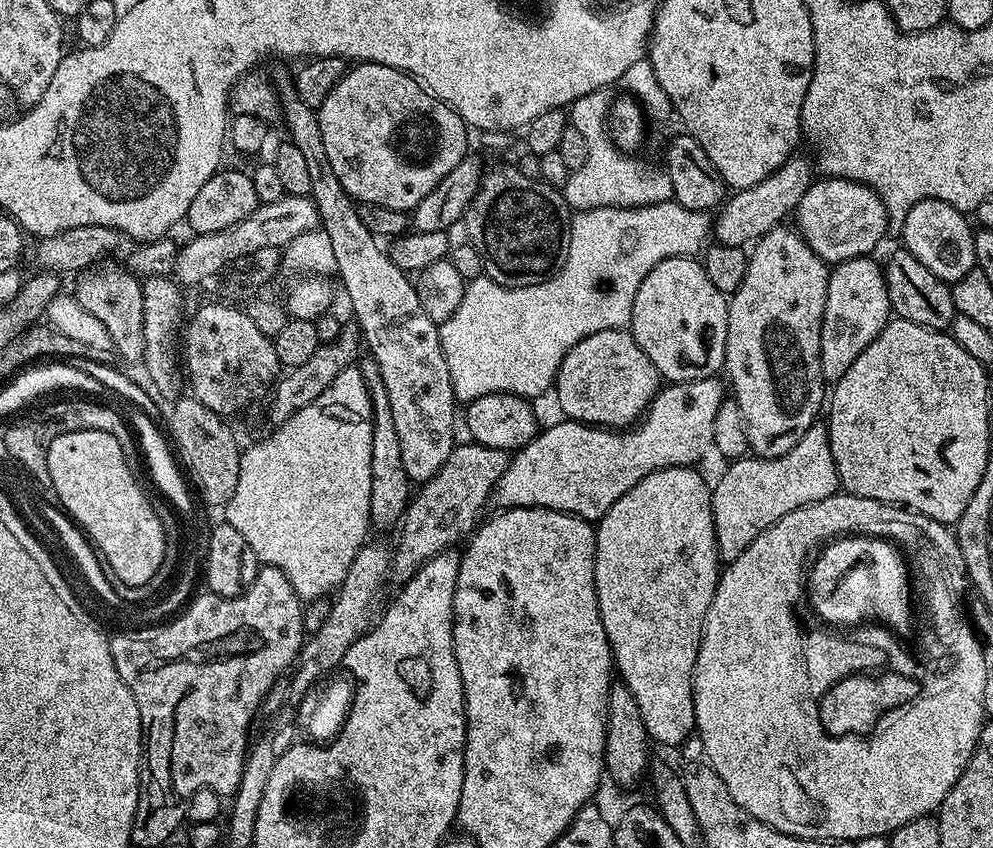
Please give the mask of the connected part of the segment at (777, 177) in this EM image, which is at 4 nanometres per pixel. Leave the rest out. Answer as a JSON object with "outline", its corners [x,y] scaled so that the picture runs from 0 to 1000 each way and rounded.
{"outline":[[[799,182],[788,197],[779,200],[779,205],[767,210],[767,215],[738,225],[730,235],[719,255],[719,278],[724,287],[749,292],[777,269],[787,268],[793,261],[790,258],[801,251],[804,238],[808,238],[808,229],[812,229],[820,211],[819,190],[813,183],[806,183]]]}

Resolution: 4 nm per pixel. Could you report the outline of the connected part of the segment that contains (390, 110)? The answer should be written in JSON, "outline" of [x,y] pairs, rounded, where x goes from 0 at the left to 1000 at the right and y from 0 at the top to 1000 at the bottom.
{"outline":[[[363,73],[351,79],[336,106],[328,111],[328,120],[324,120],[320,136],[328,186],[332,186],[340,215],[344,215],[350,230],[363,241],[380,241],[411,250],[419,245],[472,178],[473,152],[465,138],[436,113],[419,91],[393,78]]]}

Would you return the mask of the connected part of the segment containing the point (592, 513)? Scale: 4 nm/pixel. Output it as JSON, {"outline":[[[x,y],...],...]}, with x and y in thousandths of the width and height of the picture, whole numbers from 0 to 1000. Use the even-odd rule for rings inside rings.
{"outline":[[[721,443],[710,448],[696,448],[686,453],[674,452],[666,456],[657,471],[657,478],[644,496],[631,507],[606,505],[599,500],[587,500],[581,495],[564,493],[561,500],[552,506],[541,508],[540,515],[513,541],[506,564],[502,564],[499,577],[495,579],[494,593],[501,600],[510,599],[553,599],[559,604],[573,604],[576,608],[585,608],[587,613],[602,616],[647,564],[659,559],[668,552],[692,552],[704,548],[704,542],[719,525],[719,493],[723,489],[723,479],[731,469],[731,458],[724,453]]]}

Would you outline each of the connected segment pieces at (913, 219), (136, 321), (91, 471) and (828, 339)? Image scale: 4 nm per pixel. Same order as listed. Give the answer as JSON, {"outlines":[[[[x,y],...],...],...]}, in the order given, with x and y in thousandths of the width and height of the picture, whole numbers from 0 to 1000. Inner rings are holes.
{"outlines":[[[[948,236],[924,238],[918,244],[916,252],[912,252],[908,275],[909,291],[920,304],[924,304],[924,309],[928,309],[933,318],[945,323],[945,328],[958,337],[965,328],[973,328],[973,323],[977,323],[977,318],[983,315],[983,274],[977,259],[975,265],[975,259],[972,251]]],[[[101,309],[76,327],[75,348],[81,357],[111,394],[113,410],[125,425],[144,426],[145,422],[145,381],[143,380],[143,351],[145,340],[142,331],[129,320],[128,315],[113,309]]],[[[88,505],[67,509],[50,521],[48,532],[51,579],[60,588],[59,598],[84,624],[95,643],[104,664],[129,691],[143,691],[155,680],[164,663],[165,632],[163,619],[152,600],[148,585],[138,574],[136,560],[131,557],[129,539],[123,526],[111,512]]],[[[878,302],[849,307],[834,323],[832,361],[826,390],[826,426],[831,449],[841,450],[860,432],[860,422],[884,399],[899,371],[887,308]]]]}

